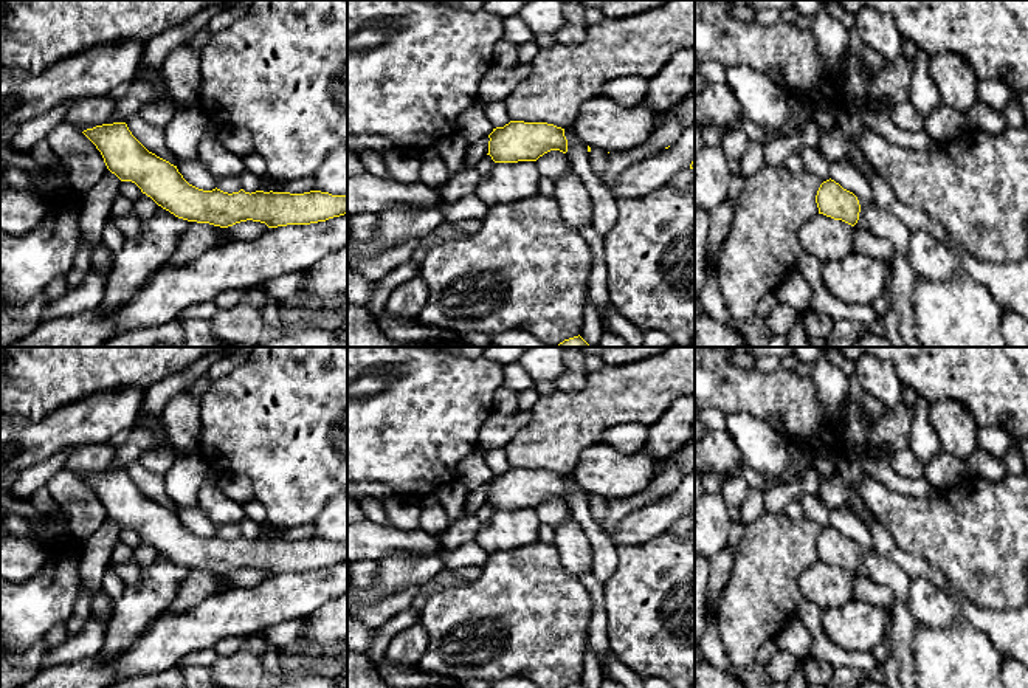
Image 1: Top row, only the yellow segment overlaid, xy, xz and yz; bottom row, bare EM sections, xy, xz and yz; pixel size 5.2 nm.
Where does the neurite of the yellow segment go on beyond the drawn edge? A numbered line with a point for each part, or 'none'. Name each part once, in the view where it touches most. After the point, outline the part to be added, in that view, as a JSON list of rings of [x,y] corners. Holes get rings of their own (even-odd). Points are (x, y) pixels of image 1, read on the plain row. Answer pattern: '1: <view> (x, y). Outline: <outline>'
none

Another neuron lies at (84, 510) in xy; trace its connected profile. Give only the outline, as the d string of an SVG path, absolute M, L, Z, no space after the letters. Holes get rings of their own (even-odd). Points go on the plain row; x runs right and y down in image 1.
M65 468L53 474L45 488L67 514L70 535L79 542L85 542L107 518L96 493Z

